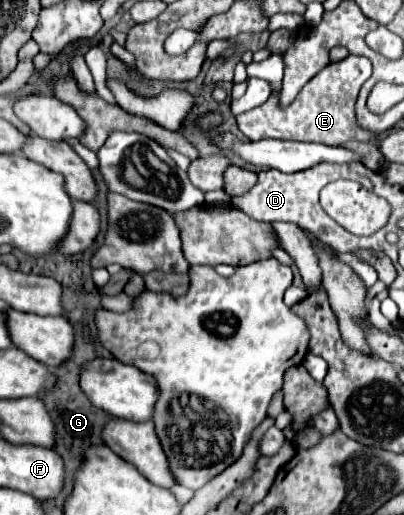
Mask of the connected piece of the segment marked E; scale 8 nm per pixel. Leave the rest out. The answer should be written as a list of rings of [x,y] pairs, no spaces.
[[[349,55],[339,63],[329,63],[317,73],[287,107],[279,107],[279,95],[271,95],[263,105],[237,117],[237,127],[251,141],[259,139],[283,139],[283,141],[311,141],[325,145],[341,145],[349,139],[369,141],[379,133],[369,133],[355,125],[355,101],[361,85],[371,77],[371,61],[367,57]]]

